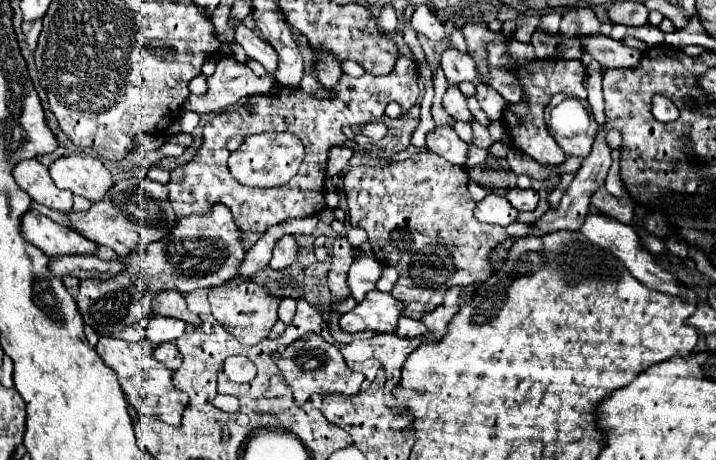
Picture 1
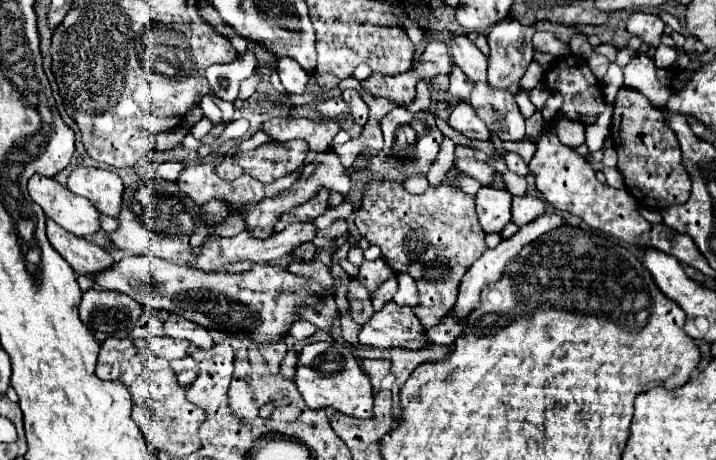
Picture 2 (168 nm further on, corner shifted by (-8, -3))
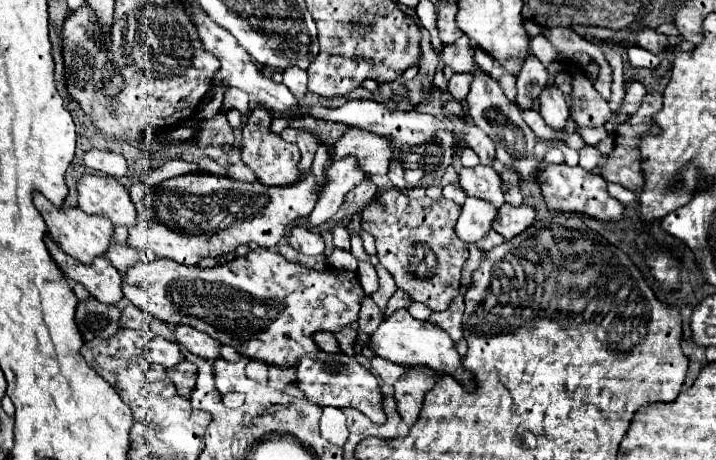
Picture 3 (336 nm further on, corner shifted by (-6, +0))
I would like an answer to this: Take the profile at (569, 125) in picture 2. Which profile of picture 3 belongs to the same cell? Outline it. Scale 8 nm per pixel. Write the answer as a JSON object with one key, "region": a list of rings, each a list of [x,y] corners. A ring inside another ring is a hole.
{"region":[[[548,87],[540,93],[540,115],[556,131],[564,131],[568,123],[568,105],[558,87]]]}

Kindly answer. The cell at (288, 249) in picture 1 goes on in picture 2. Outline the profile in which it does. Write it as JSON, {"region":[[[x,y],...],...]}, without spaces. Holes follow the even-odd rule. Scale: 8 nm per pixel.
{"region":[[[306,242],[306,244],[298,246],[298,248],[292,252],[292,256],[298,258],[298,260],[312,260],[312,258],[316,256],[316,246],[314,246],[312,242]]]}

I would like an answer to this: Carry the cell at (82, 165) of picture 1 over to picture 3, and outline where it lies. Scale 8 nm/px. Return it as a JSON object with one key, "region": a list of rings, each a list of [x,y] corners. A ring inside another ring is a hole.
{"region":[[[86,173],[78,185],[78,207],[90,215],[104,215],[112,225],[134,225],[136,209],[130,201],[128,191],[114,177]]]}

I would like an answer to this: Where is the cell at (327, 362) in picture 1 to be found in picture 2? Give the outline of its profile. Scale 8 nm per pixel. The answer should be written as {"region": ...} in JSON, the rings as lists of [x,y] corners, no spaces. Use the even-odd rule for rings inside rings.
{"region":[[[318,342],[318,368],[310,366],[298,366],[294,384],[298,386],[298,392],[302,394],[308,408],[336,408],[338,412],[354,418],[372,418],[372,404],[374,404],[374,392],[370,378],[360,368],[358,360],[352,356],[352,352],[346,346],[338,346],[334,342]]]}

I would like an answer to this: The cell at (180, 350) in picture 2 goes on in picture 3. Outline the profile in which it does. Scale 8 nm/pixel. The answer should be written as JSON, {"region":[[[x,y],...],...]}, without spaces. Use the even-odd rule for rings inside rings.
{"region":[[[154,337],[146,347],[144,347],[146,355],[150,357],[150,361],[158,363],[158,365],[164,365],[166,369],[176,365],[180,359],[182,359],[182,353],[180,353],[180,347],[178,343],[174,341],[168,341],[164,337]]]}

